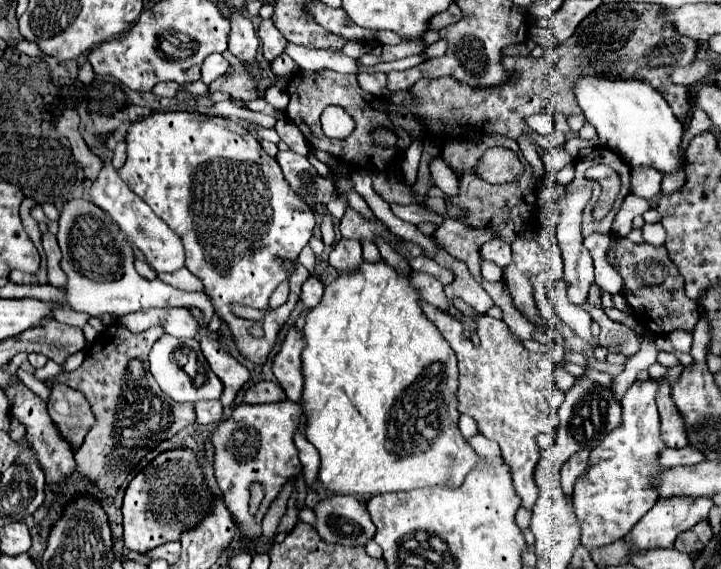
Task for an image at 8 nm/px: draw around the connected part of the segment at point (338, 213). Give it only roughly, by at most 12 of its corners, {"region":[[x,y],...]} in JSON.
{"region":[[335,197],[327,211],[339,221],[343,217],[347,197]]}

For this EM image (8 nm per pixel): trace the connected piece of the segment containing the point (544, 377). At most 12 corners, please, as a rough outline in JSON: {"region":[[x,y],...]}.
{"region":[[503,321],[451,343],[457,409],[499,443],[521,507],[539,497],[539,433],[565,393]]}

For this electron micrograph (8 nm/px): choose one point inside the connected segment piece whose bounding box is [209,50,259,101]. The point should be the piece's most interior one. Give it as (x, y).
(239, 83)

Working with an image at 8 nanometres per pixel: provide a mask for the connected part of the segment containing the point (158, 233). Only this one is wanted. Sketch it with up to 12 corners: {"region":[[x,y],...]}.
{"region":[[103,165],[89,189],[157,273],[183,267],[181,239]]}

